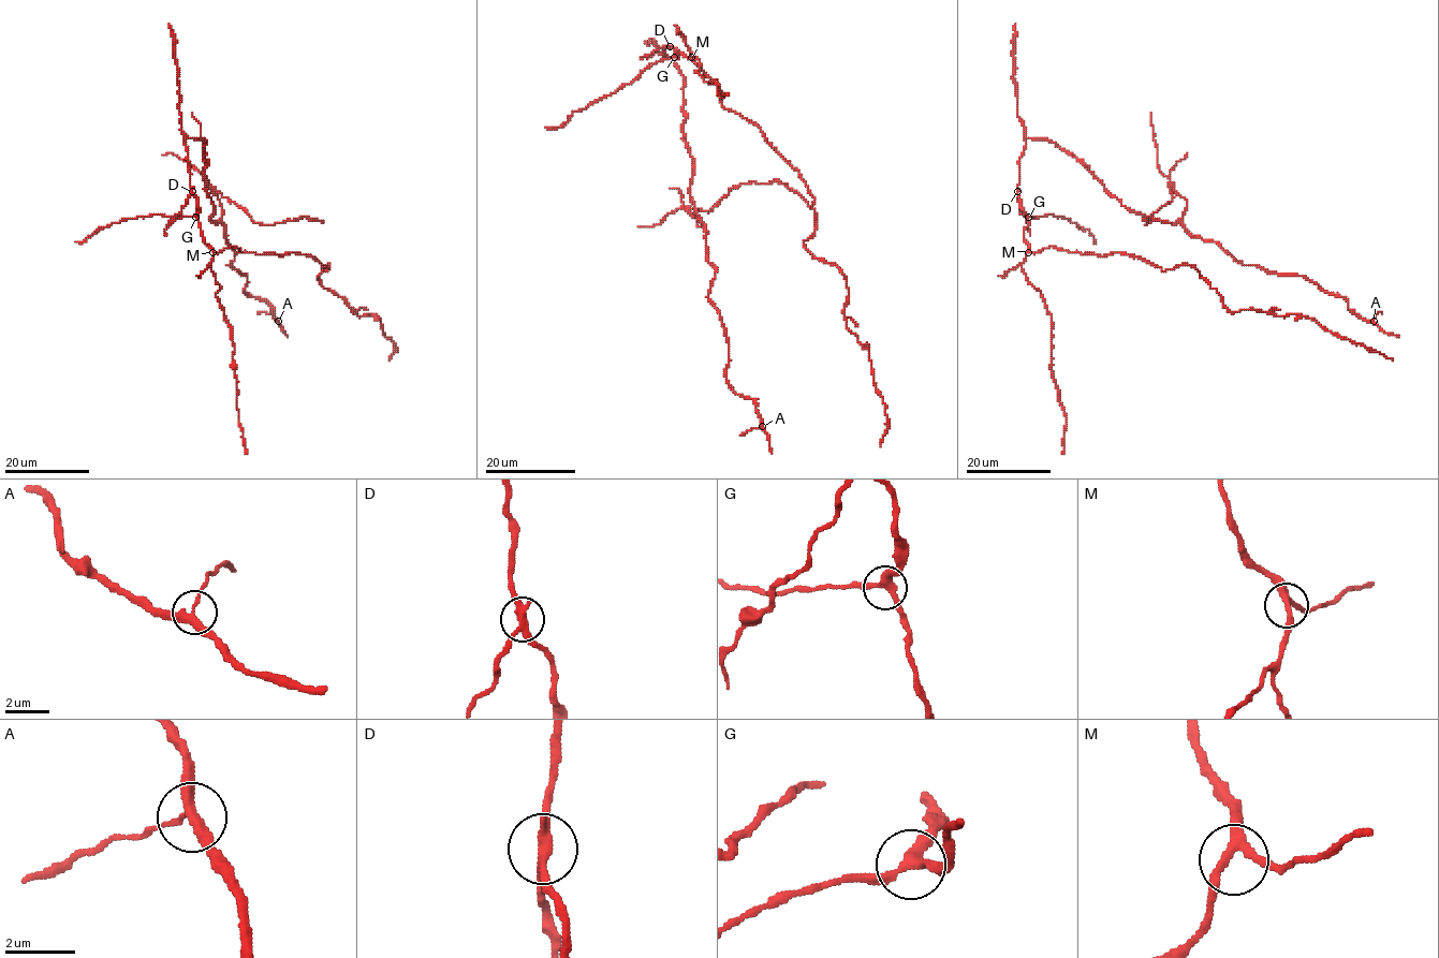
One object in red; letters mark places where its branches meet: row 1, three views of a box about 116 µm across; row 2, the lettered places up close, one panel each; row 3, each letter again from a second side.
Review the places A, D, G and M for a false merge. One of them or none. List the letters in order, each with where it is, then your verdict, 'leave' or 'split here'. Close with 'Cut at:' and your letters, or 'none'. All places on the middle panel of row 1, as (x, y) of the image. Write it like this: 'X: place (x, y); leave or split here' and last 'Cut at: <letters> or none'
A: place (762, 426); leave
D: place (670, 46); split here
G: place (674, 57); leave
M: place (691, 57); leave
Cut at: D

